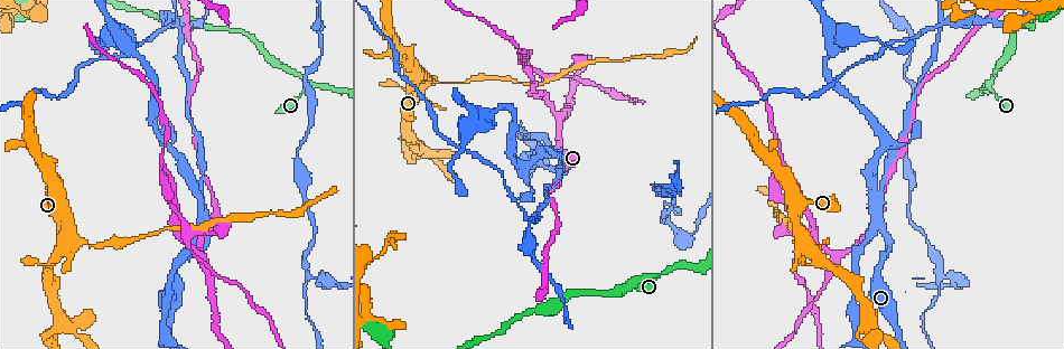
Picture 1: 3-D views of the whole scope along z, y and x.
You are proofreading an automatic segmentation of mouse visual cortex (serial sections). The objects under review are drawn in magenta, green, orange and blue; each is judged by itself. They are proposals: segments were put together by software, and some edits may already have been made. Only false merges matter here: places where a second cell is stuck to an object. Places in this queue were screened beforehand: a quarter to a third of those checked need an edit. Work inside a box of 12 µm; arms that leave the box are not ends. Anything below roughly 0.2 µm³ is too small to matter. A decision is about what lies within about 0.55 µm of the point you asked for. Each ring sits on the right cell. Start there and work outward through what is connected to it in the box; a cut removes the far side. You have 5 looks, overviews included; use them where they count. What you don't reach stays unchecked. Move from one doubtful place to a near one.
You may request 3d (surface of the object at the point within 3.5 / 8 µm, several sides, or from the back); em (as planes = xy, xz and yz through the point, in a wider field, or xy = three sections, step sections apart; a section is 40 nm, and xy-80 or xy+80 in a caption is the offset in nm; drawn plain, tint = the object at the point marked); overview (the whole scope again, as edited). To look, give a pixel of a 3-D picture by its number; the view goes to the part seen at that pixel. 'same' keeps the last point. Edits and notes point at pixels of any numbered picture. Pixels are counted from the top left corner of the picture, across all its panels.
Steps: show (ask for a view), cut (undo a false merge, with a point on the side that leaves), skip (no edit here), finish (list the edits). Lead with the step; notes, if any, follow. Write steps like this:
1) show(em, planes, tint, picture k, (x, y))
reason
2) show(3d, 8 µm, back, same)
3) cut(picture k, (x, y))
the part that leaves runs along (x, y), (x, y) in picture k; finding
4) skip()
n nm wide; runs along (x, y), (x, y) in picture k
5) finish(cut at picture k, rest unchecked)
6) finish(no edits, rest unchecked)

show(3d, 3.5 µm, picture 1, (96, 244))
sudden change in width

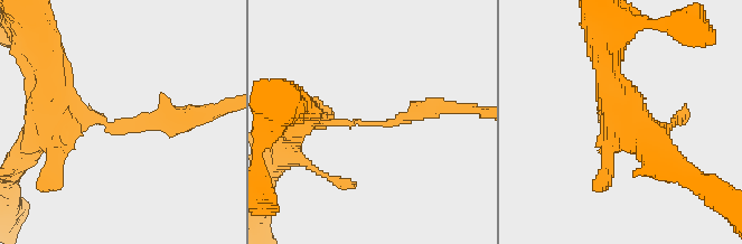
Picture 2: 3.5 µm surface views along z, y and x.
show(em, xy, step 1, tint, picture 2, (119, 124))
arms of 250, 350 nm; now the EM

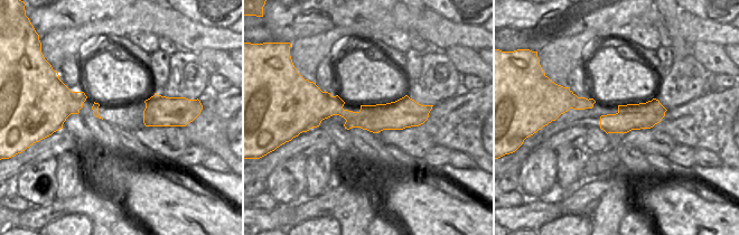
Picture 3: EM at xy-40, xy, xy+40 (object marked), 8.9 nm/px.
cut(picture 2, (139, 127))
the part that leaves runs along (104, 120), (144, 123), (214, 113) in picture 2; a second cell is stuck on

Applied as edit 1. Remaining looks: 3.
show(overview)

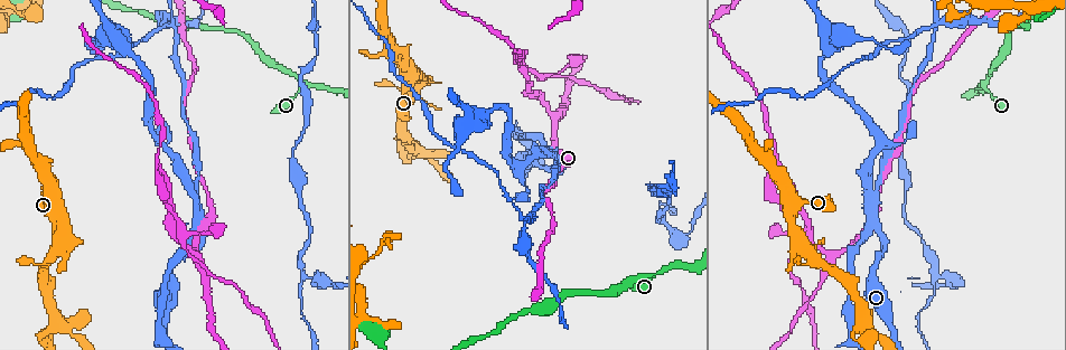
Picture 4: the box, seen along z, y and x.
show(em, xy, step 1, tint, picture 4, (555, 117))
three-way junction

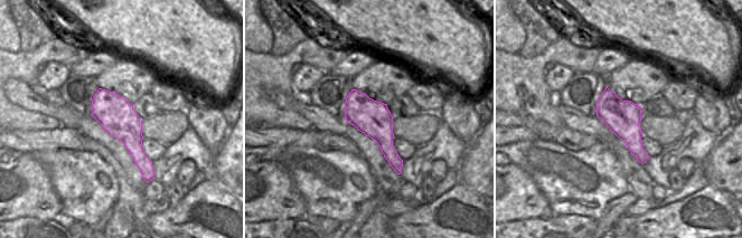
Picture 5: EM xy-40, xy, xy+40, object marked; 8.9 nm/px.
show(3d, 3.5 µm, same)

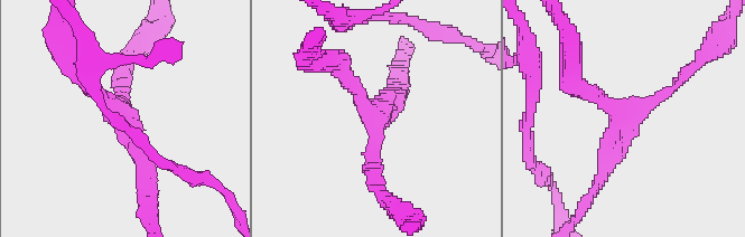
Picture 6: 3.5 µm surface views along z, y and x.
skip()
3 arms; arms of 150, 200, 250 nm; runs along (354, 92), (398, 169) in picture 5; all the same cell

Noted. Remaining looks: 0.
finish(cut at picture 2, rest unchecked)

